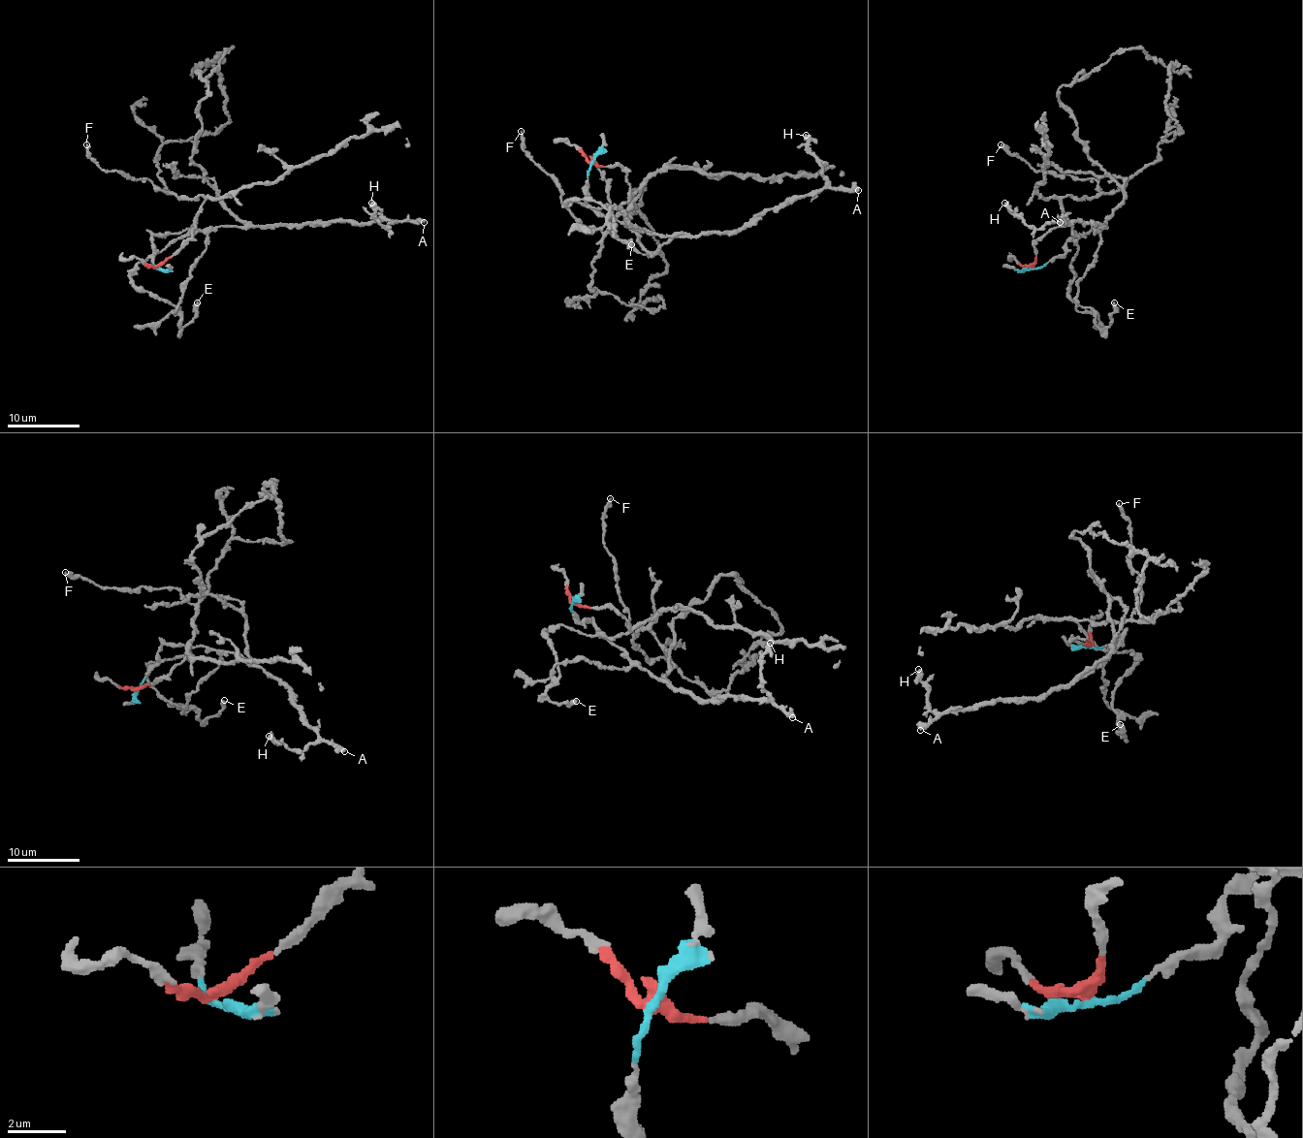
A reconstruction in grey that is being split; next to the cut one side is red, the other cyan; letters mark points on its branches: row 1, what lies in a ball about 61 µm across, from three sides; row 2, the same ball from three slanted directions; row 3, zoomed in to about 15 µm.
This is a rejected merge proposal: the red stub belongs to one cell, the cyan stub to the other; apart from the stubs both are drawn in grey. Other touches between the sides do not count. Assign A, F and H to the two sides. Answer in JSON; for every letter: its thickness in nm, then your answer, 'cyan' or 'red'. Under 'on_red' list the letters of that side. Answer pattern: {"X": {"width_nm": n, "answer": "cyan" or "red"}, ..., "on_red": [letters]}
{"A": {"width_nm": 400, "answer": "cyan"}, "F": {"width_nm": 300, "answer": "red"}, "H": {"width_nm": 550, "answer": "cyan"}, "on_red": ["F"]}

